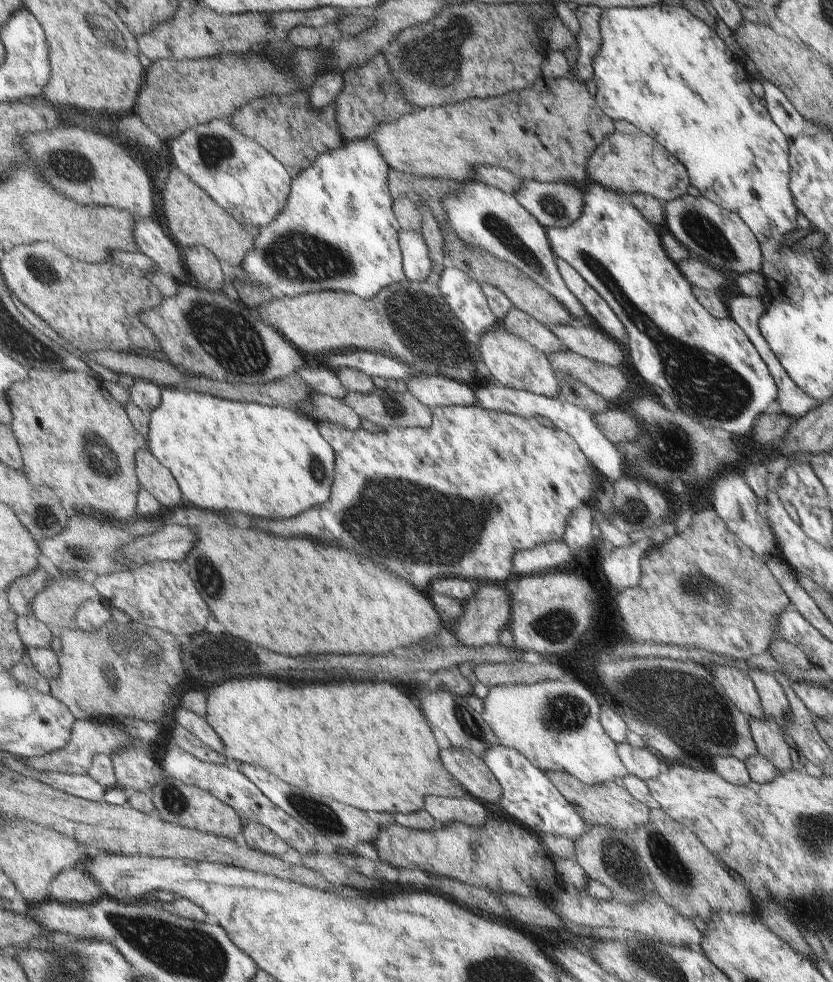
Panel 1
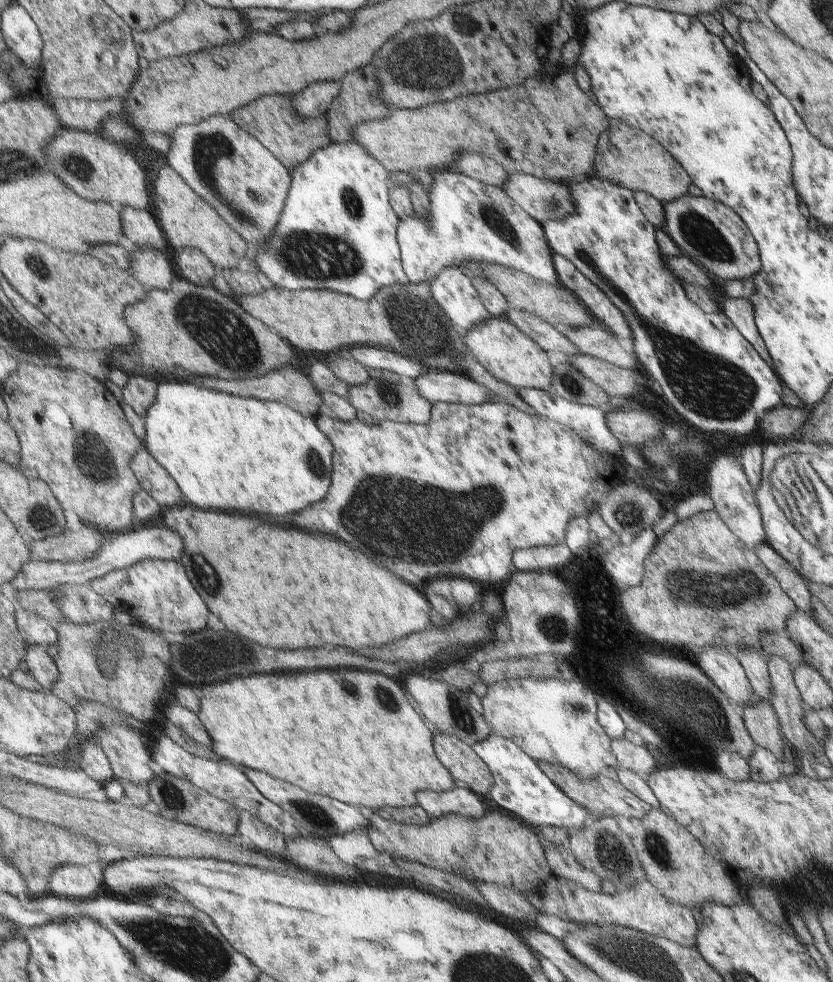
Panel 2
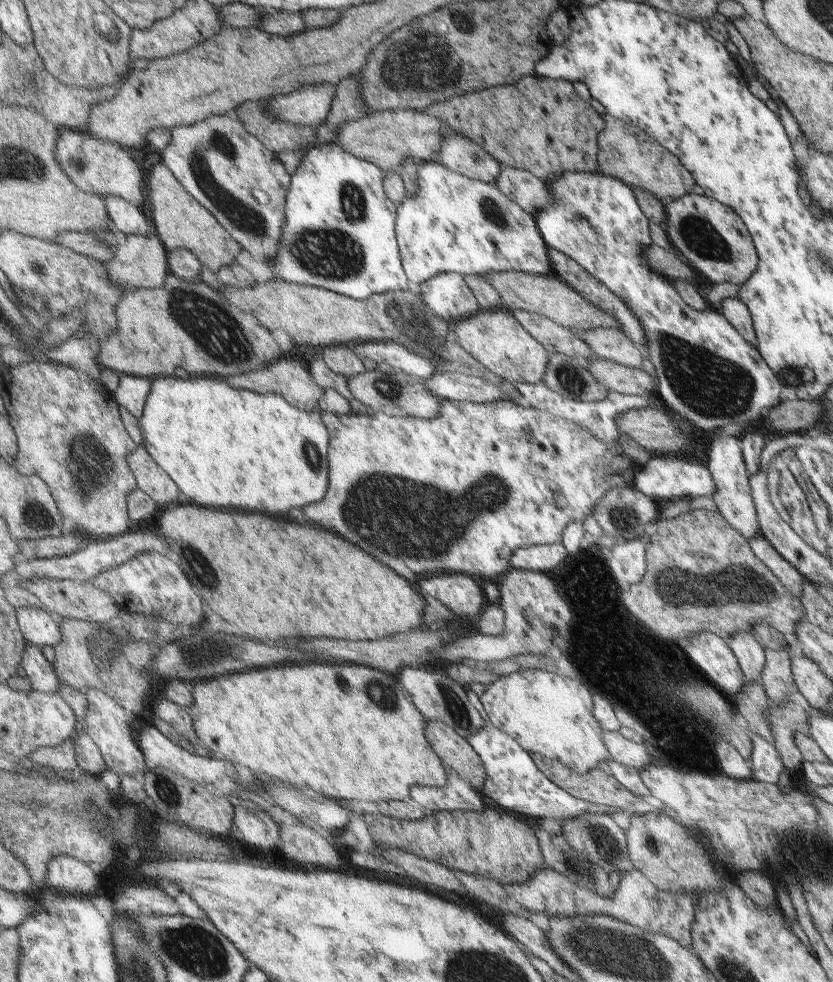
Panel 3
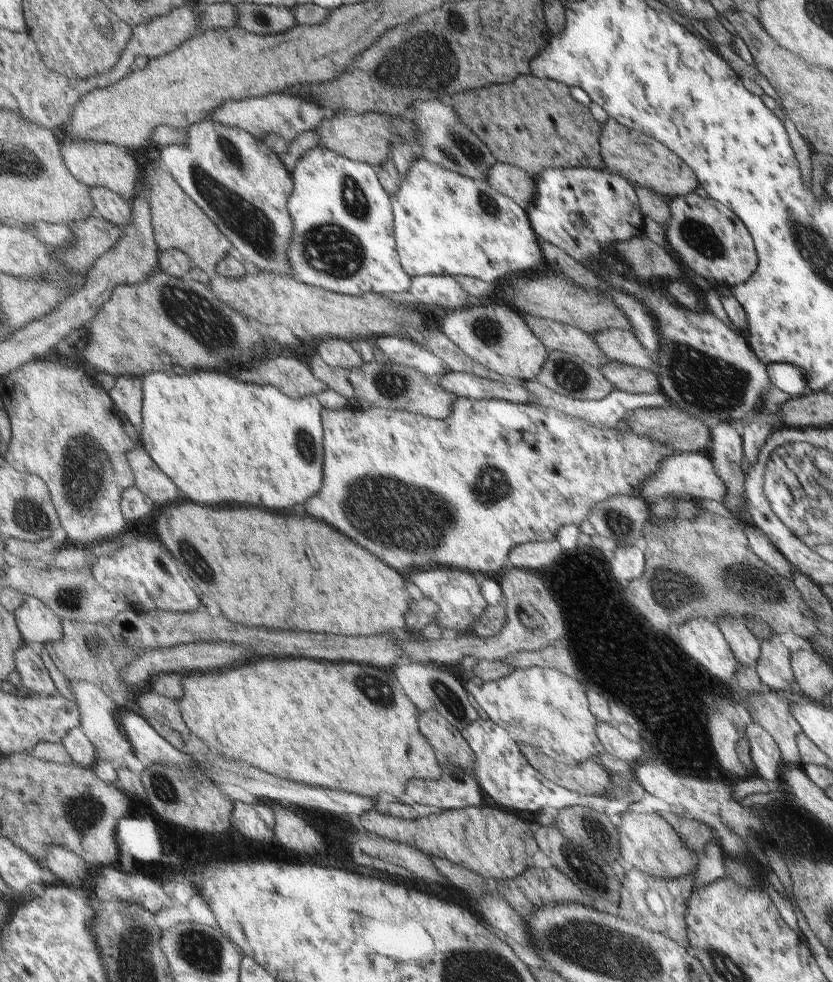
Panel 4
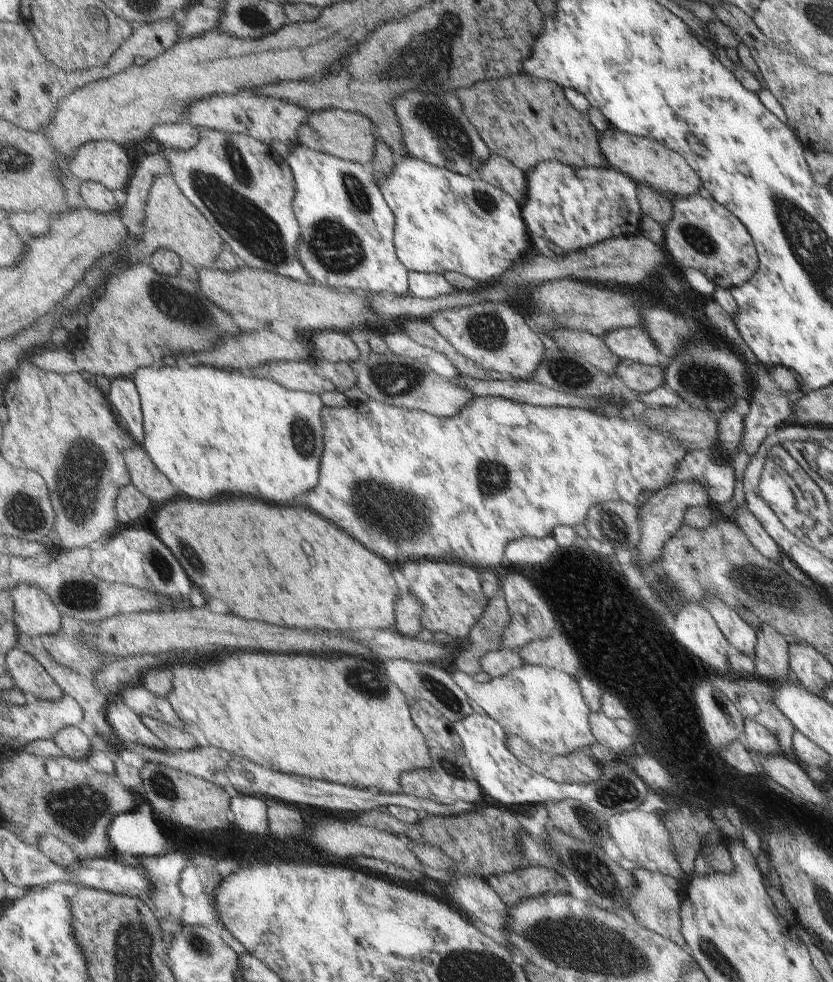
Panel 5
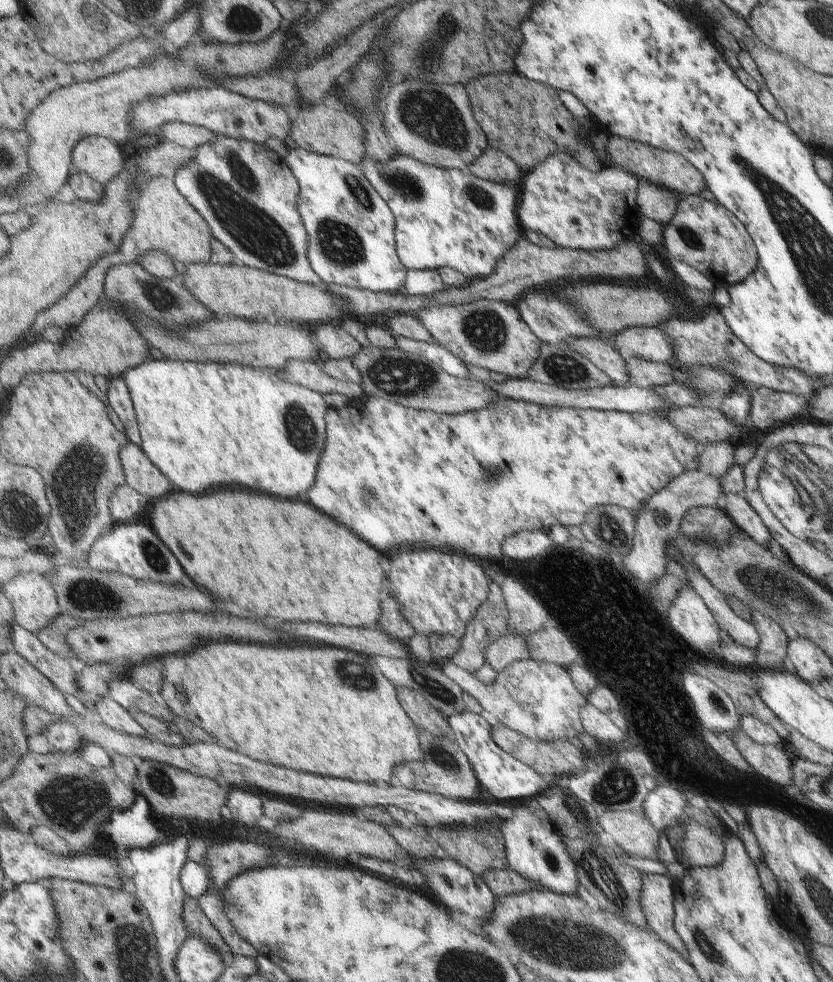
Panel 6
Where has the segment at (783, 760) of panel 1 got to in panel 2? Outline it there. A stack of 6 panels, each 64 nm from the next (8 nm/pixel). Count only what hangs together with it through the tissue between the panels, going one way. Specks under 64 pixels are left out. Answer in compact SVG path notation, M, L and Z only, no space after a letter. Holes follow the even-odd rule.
M757 698L753 704L741 706L741 718L745 722L747 732L755 740L755 746L763 746L771 750L771 754L777 756L777 760L781 762L783 736L781 736L781 726L777 722L771 702Z

